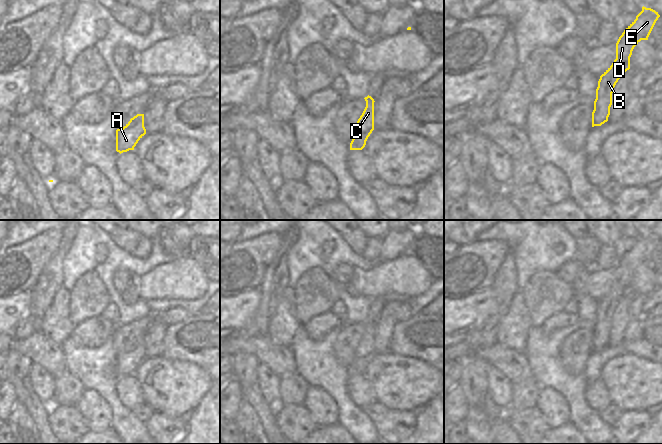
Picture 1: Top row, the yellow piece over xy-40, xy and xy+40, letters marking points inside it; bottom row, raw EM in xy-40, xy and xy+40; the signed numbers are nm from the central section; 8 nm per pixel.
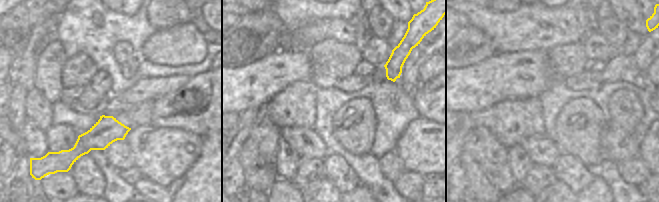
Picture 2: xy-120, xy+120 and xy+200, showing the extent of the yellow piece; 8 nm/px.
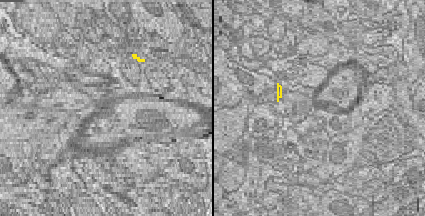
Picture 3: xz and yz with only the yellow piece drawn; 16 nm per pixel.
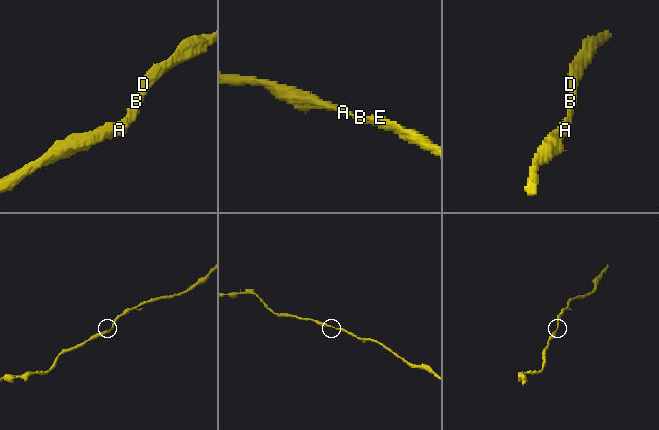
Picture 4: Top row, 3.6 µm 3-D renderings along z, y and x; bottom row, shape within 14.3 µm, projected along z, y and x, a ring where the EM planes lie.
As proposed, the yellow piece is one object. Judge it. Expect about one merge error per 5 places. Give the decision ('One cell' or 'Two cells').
One cell.

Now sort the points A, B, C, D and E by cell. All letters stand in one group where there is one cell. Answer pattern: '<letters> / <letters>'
A B C D E

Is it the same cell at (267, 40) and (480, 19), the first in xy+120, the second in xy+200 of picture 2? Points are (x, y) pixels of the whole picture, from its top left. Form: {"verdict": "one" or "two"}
{"verdict": "two"}

